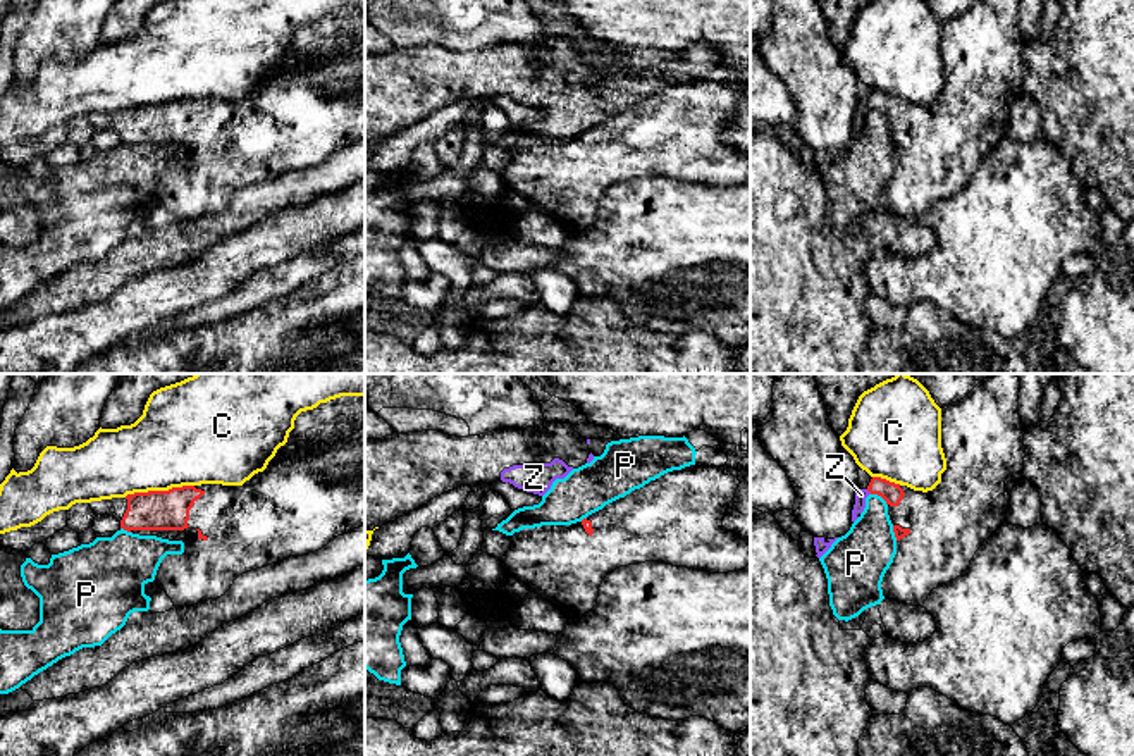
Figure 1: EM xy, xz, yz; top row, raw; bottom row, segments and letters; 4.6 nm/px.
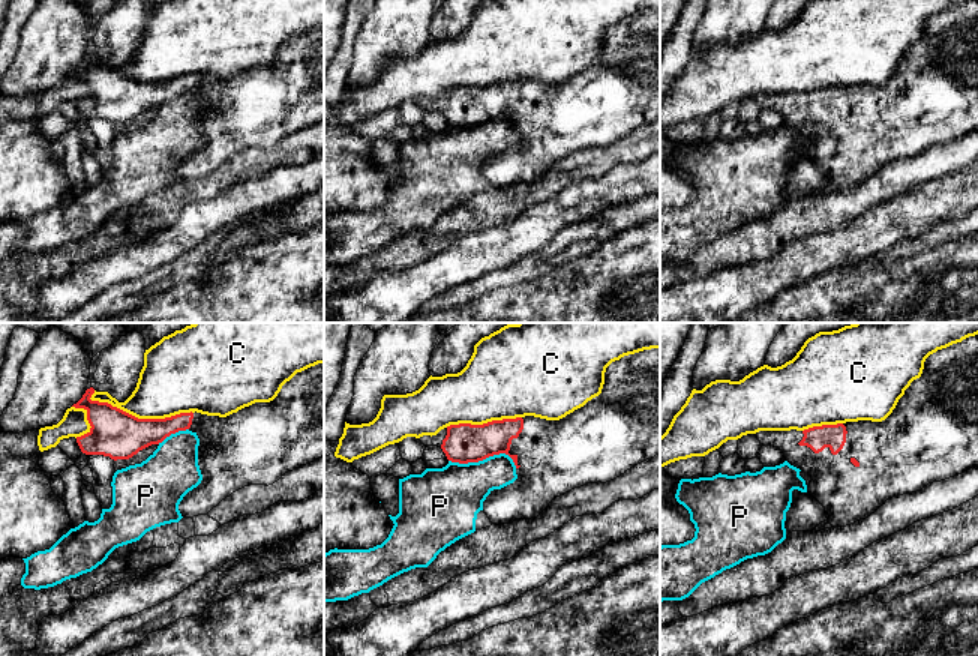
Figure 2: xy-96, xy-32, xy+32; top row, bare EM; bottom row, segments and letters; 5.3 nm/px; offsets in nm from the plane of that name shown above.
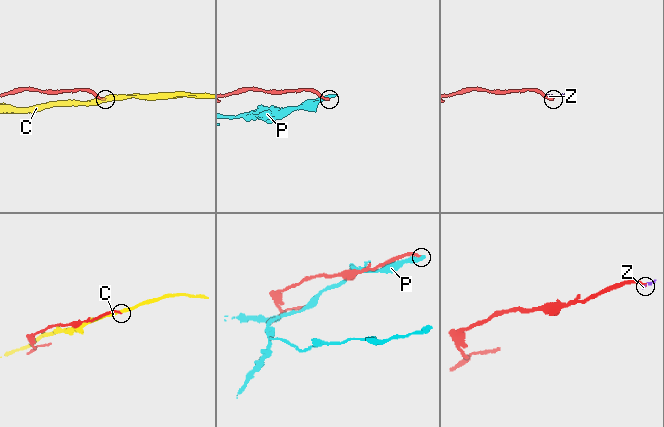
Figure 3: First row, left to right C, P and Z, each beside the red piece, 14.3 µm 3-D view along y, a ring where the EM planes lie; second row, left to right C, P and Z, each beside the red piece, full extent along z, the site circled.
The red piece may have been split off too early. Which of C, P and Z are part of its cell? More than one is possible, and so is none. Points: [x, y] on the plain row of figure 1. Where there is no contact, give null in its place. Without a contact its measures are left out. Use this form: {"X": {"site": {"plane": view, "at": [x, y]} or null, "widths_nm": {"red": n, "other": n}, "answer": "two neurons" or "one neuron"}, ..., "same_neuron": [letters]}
{"C": {"site": {"plane": "xy", "at": [159, 105]}, "widths_nm": {"red": 190, "other": 420}, "answer": "two neurons"}, "P": {"site": {"plane": "yz", "at": [880, 109]}, "widths_nm": {"red": 100, "other": 240}, "answer": "two neurons"}, "Z": {"site": {"plane": "yz", "at": [869, 105]}, "widths_nm": {"red": 100, "other": 60}, "answer": "two neurons"}, "same_neuron": []}

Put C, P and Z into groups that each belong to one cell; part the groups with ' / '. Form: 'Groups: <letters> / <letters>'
Groups: C / P Z

